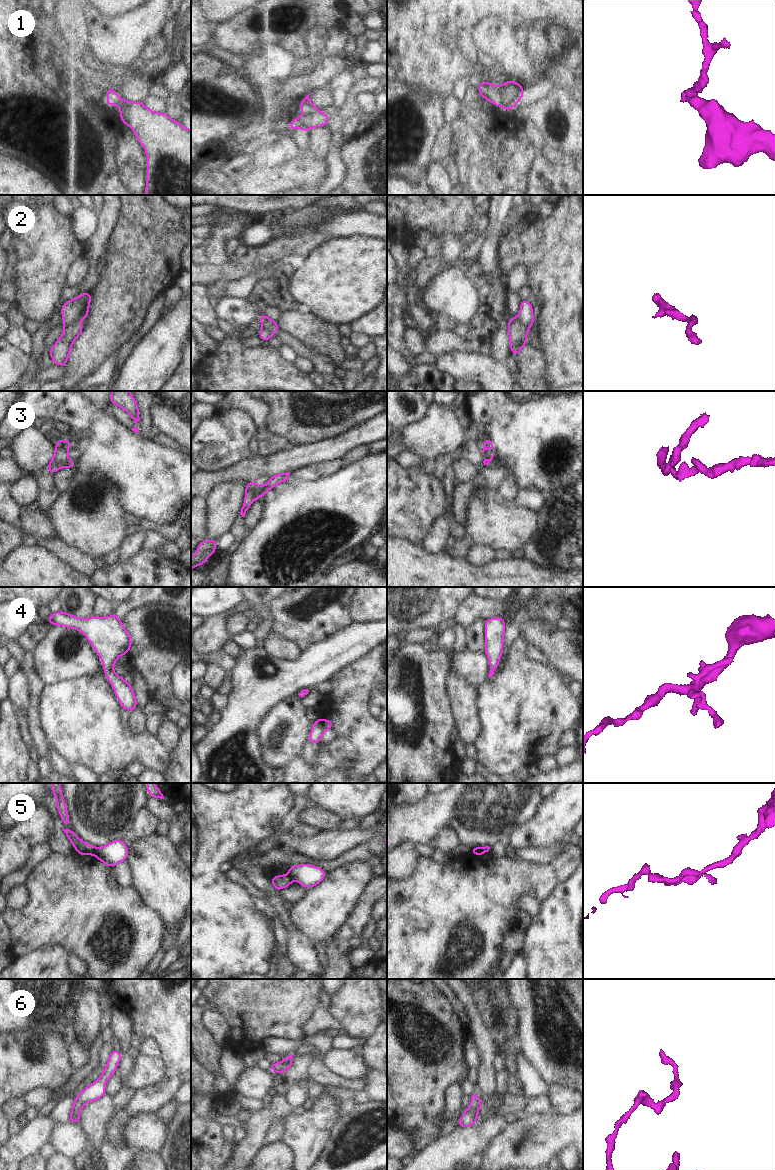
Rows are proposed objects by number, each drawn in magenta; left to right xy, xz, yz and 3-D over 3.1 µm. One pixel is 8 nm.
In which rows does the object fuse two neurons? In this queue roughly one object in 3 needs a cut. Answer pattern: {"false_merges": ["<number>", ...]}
{"false_merges": ["1", "2", "3", "5"]}

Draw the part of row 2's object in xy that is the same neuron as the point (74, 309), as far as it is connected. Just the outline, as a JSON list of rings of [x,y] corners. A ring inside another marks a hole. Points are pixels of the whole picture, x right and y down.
[[[91,292],[82,293],[79,297],[65,302],[61,307],[62,319],[64,321],[64,329],[67,329],[76,320],[89,313],[89,305],[91,303]]]

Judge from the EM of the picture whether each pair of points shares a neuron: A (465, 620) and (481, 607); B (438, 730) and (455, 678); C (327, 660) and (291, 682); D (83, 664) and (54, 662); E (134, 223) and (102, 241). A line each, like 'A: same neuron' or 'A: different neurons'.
A: same neuron
B: different neurons
C: same neuron
D: same neuron
E: different neurons

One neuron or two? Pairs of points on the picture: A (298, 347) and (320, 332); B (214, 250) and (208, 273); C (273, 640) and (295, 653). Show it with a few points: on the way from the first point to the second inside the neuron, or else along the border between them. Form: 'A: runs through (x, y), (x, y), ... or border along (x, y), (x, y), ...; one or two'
A: border along (284, 330), (306, 345), (325, 354); two
B: border along (230, 260), (222, 265), (204, 264), (201, 266); two
C: runs through (278, 645), (290, 651); one

